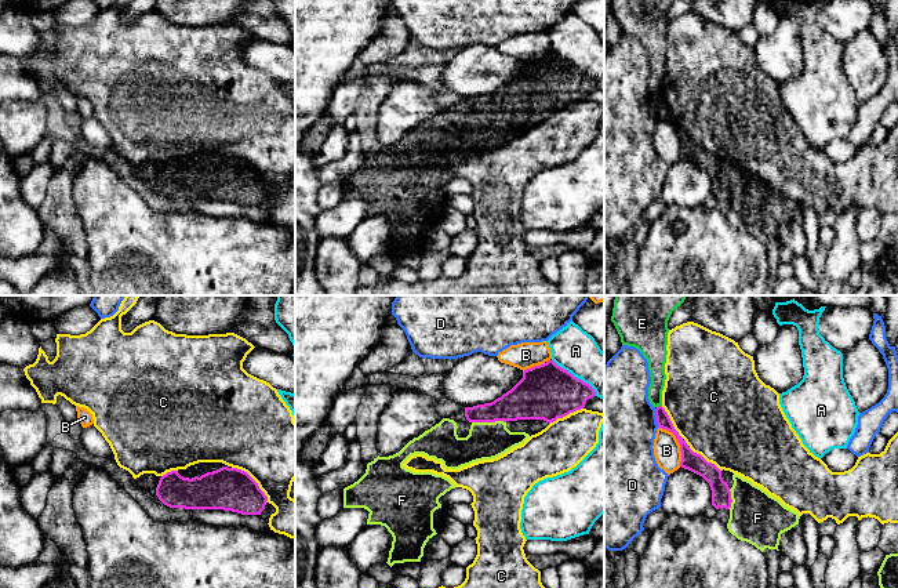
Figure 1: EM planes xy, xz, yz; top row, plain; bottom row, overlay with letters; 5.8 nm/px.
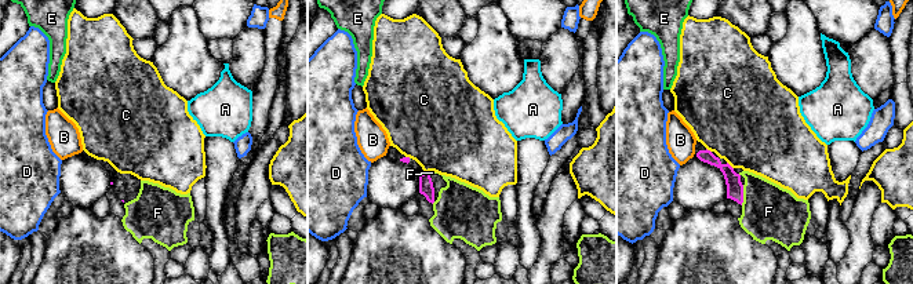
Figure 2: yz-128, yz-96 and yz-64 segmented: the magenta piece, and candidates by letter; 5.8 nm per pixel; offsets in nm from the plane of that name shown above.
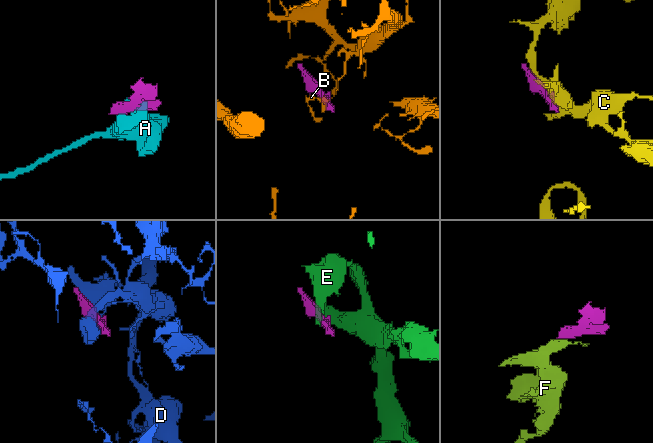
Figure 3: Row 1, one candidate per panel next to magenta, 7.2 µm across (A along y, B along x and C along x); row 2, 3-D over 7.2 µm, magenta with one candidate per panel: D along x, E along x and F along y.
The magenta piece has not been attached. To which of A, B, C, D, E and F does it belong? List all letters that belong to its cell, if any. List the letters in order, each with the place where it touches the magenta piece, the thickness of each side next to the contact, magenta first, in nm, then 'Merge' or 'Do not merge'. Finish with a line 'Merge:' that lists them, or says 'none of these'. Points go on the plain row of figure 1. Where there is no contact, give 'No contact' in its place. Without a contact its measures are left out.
A: Touches magenta at xz (575, 68). Thickness 320 nm (magenta) against 260 nm. Do not merge
B: Touches magenta at yz (679, 134). Thickness 110 nm (magenta) against 160 nm. Do not merge
C: Touches magenta at yz (684, 133). Thickness 110 nm (magenta) against 480 nm. Do not merge
D: Touches magenta at yz (657, 109). Thickness 80 nm (magenta) against 480 nm. Do not merge
E: Touches magenta at yz (658, 97). Thickness 80 nm (magenta) against 100 nm. Do not merge
F: Touches magenta at xz (489, 112). Thickness 220 nm (magenta) against 220 nm. Merge
Merge: F

